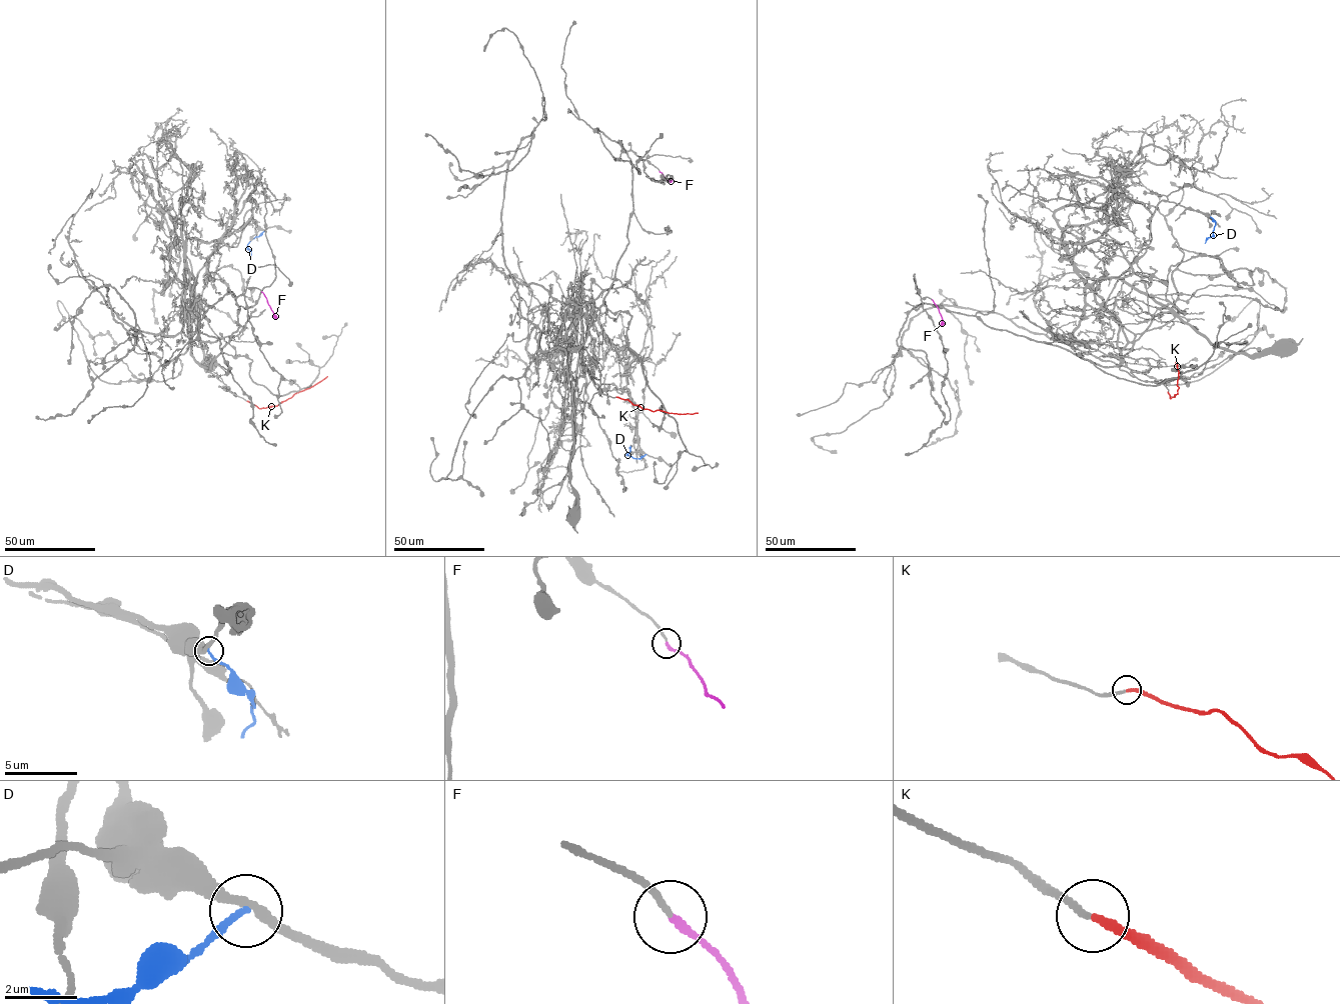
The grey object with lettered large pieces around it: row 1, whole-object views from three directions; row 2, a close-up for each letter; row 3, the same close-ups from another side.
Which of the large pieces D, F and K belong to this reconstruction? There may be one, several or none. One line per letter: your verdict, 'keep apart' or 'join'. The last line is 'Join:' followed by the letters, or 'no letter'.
D: keep apart
F: join
K: join
Join: F, K

